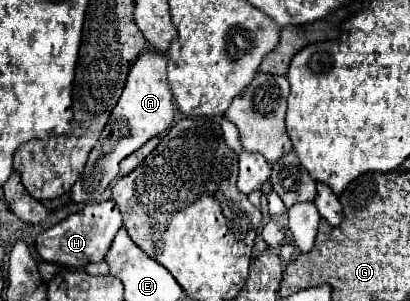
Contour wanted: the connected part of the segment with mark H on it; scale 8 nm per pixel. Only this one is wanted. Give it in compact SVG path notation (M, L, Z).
M114 200L86 204L84 210L76 212L76 214L68 216L66 220L54 224L52 228L40 232L34 240L36 254L44 262L54 262L54 264L70 266L70 268L82 268L88 262L100 262L104 258L104 254L108 252L120 226L122 226L122 214Z

